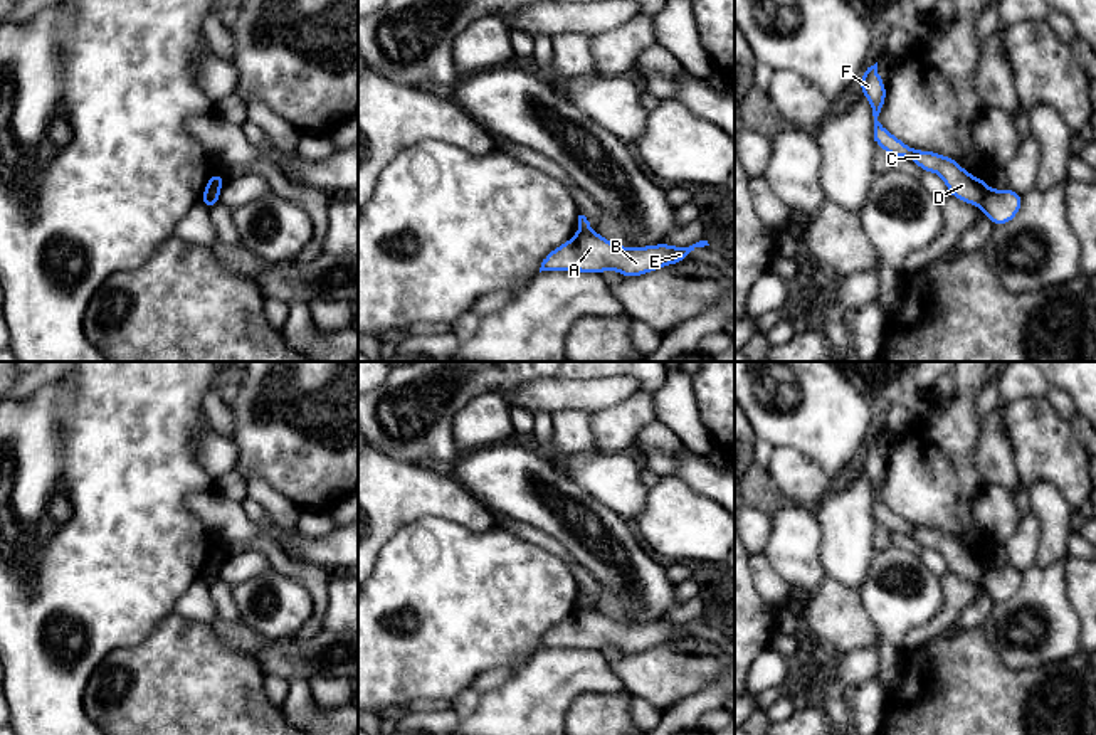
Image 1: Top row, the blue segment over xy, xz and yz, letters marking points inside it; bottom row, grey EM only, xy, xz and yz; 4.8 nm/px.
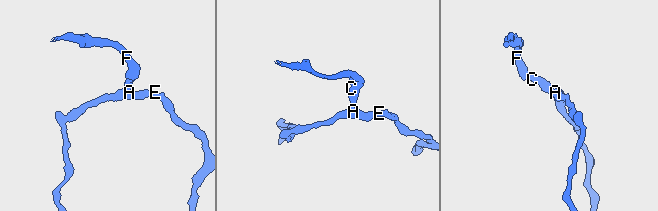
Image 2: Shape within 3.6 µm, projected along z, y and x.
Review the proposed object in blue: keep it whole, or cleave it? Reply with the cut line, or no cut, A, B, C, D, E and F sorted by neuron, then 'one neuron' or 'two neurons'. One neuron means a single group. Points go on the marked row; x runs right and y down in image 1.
cut in yz along (987, 189), (979, 206); A B E / C D F; two neurons

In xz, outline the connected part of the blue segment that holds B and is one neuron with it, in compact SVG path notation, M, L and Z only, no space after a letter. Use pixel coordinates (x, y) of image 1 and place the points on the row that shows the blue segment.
M577 232L568 242L553 249L546 254L541 262L541 271L580 271L580 272L598 272L615 269L622 274L622 278L642 276L659 267L676 264L681 261L689 261L688 254L696 247L709 246L708 241L699 241L689 247L674 247L666 242L659 246L645 246L645 247L622 247L607 239L603 239L597 232Z

